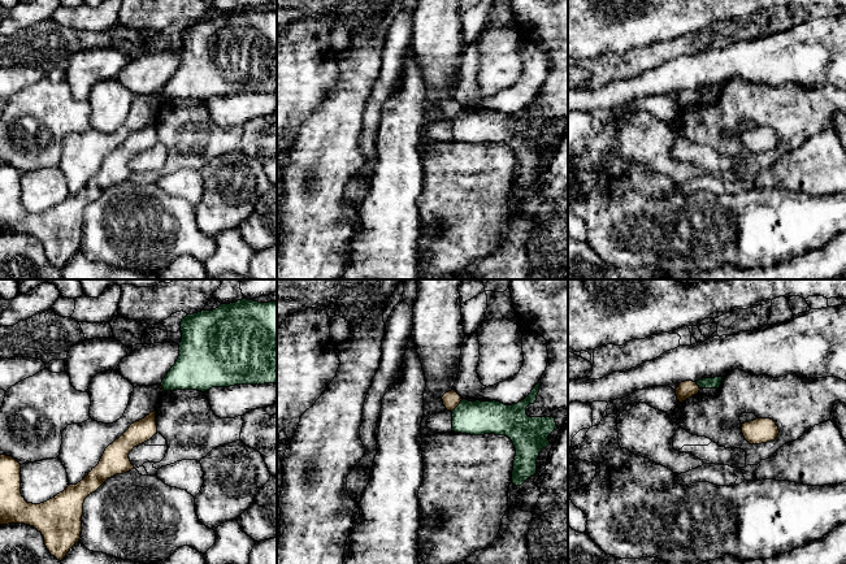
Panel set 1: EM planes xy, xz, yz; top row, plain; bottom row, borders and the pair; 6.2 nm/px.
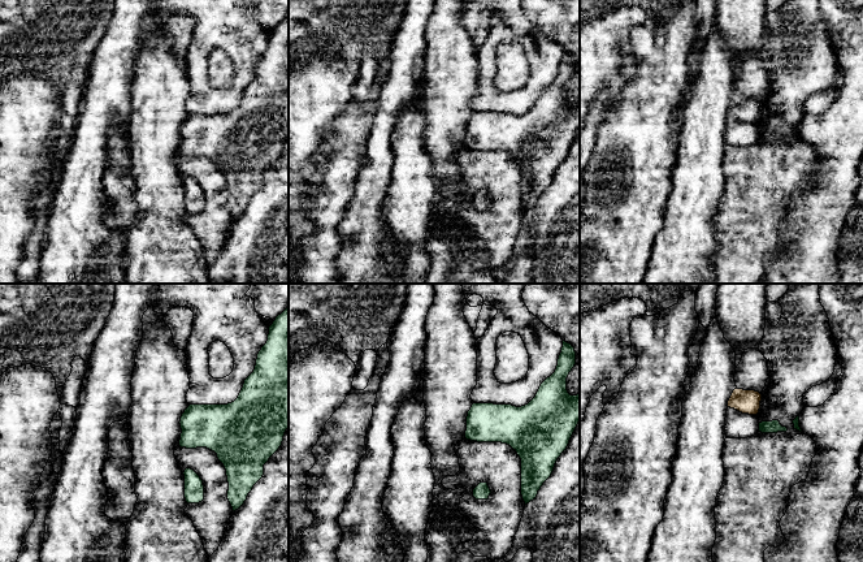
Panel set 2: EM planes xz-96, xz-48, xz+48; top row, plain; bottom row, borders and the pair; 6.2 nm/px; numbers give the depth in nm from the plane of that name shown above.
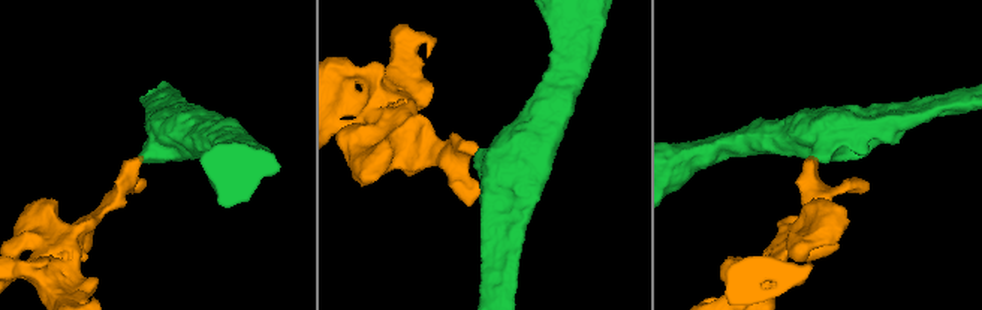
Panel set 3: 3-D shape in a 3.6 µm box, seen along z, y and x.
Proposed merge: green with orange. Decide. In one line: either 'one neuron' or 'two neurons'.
two neurons

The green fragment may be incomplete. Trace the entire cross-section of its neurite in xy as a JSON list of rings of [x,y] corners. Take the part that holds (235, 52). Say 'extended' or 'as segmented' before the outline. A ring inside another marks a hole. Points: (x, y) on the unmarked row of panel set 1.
as segmented; [[[242,8],[181,30],[179,65],[161,91],[164,100],[277,92],[277,10]]]

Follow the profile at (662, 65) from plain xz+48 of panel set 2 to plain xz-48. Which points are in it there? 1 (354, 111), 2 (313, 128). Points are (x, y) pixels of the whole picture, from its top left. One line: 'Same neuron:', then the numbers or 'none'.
Same neuron: 1

